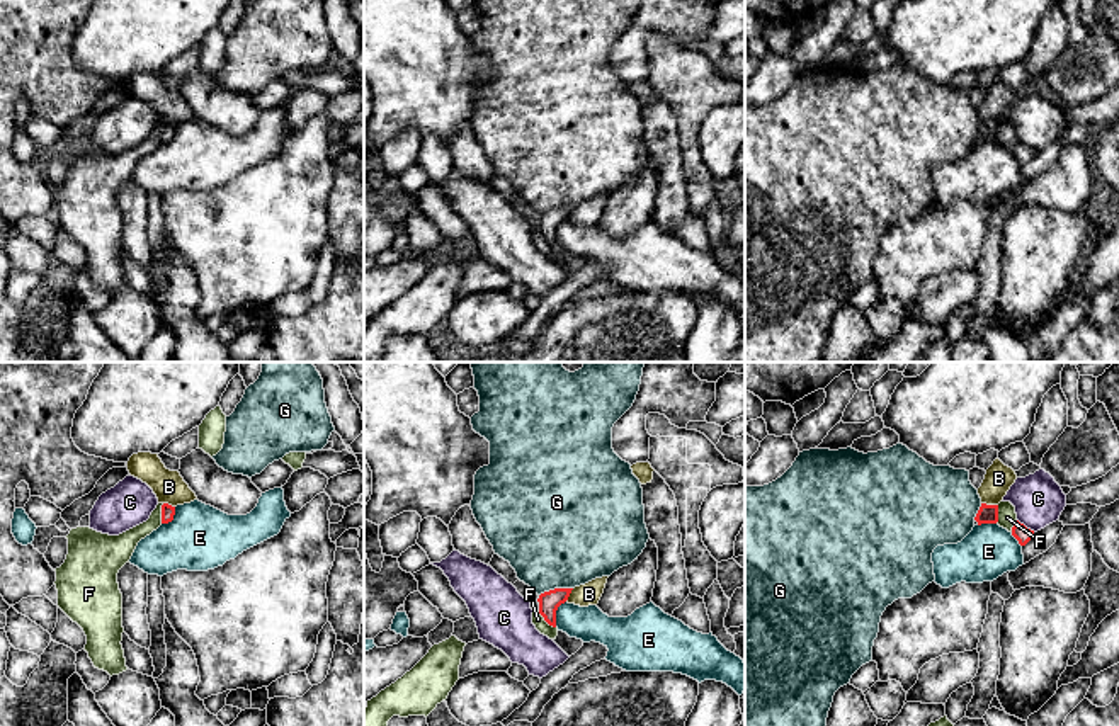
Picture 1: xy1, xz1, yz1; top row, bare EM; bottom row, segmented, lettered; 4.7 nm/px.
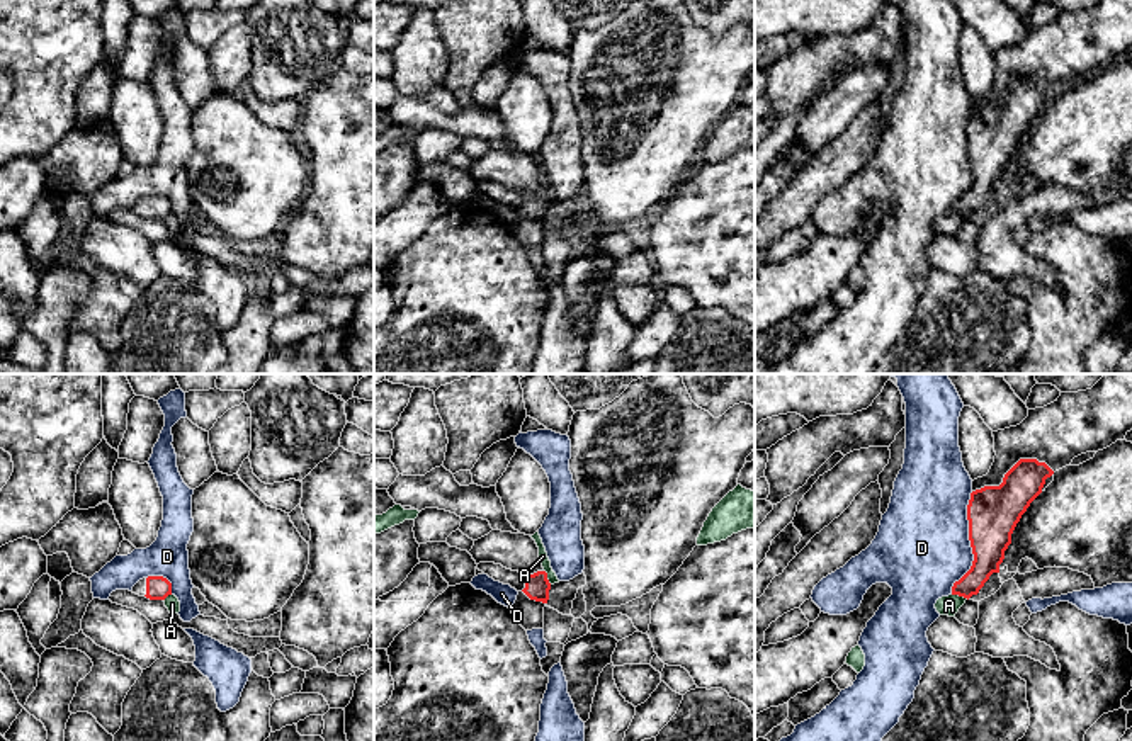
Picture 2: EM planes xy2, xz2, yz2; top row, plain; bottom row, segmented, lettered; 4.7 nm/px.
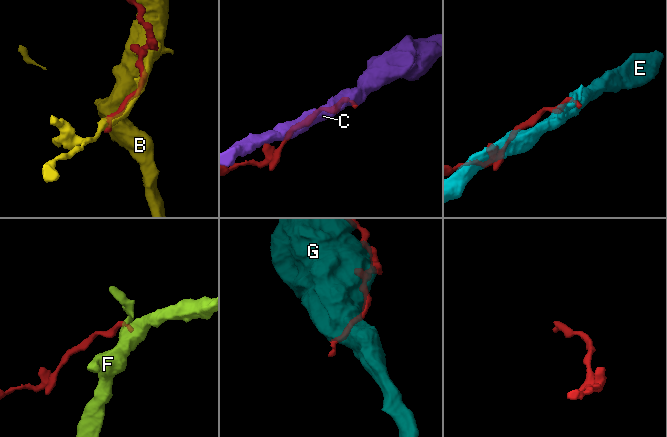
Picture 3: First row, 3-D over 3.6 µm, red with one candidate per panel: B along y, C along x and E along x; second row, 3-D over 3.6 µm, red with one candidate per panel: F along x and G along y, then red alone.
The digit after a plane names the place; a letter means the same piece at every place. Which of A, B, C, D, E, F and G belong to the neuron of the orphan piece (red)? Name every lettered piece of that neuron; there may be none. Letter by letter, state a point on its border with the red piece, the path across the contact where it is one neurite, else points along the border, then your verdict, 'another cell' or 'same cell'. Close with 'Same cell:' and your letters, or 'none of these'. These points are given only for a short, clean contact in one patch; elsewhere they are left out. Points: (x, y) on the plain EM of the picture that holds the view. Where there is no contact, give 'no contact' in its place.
A: meets red in yz2 at (961, 214); border along yz2 (952, 213), (967, 218); another cell
B: meets red in yz1 at (990, 124); another cell
C: meets red in yz1 at (1024, 145); border along yz1 (1017, 138), (1034, 150); another cell
D: meets red in yz2 at (971, 162); another cell
E: meets red in xz1 at (555, 233); border along xz1 (565, 220), (556, 230), (555, 245); another cell
F: meets red in xz1 at (546, 240); border along xz1 (538, 230), (555, 247); another cell
G: meets red in xz1 at (555, 208); another cell
Same cell: none of these

